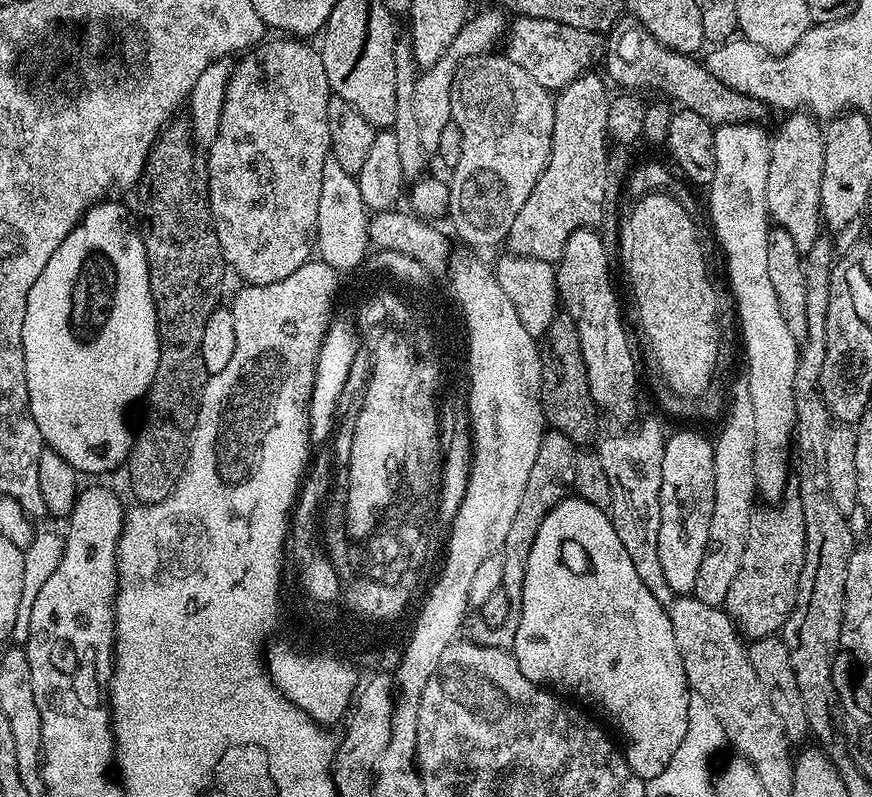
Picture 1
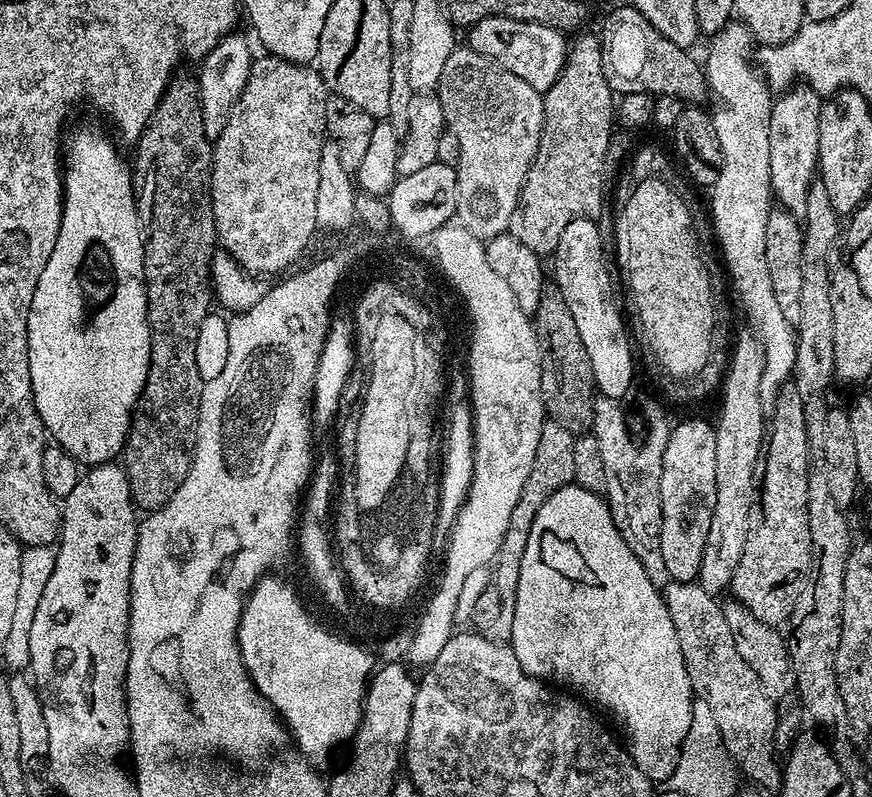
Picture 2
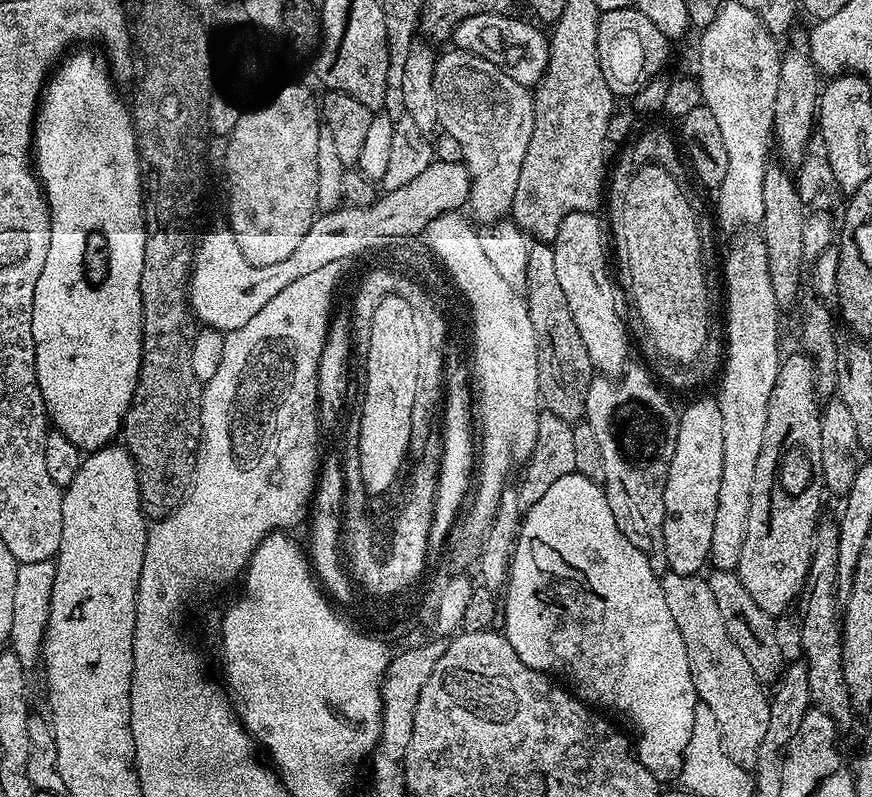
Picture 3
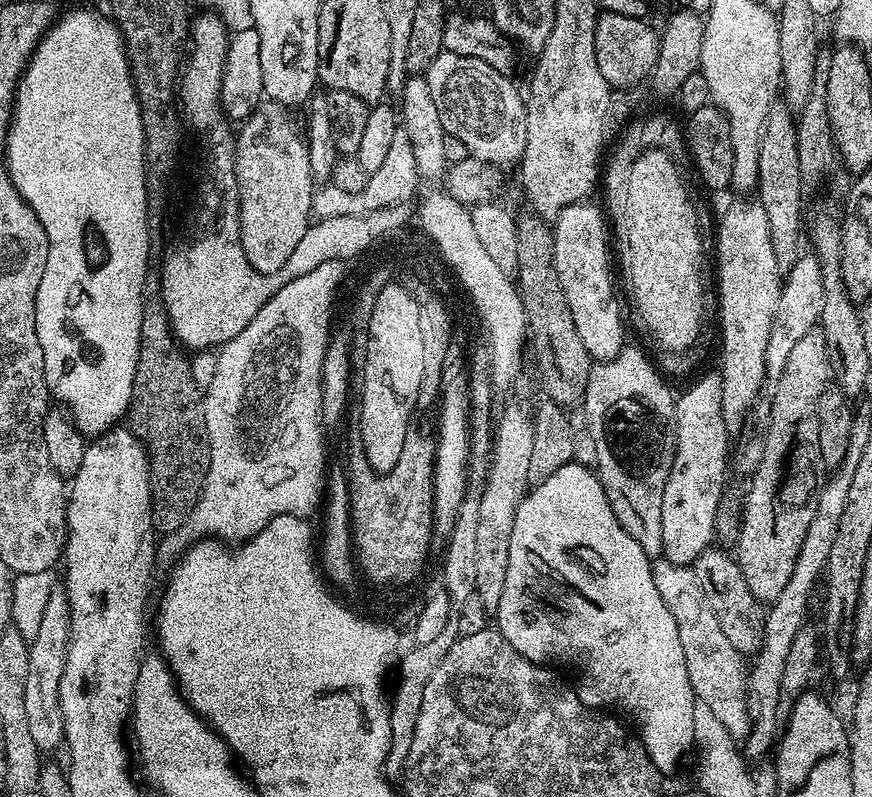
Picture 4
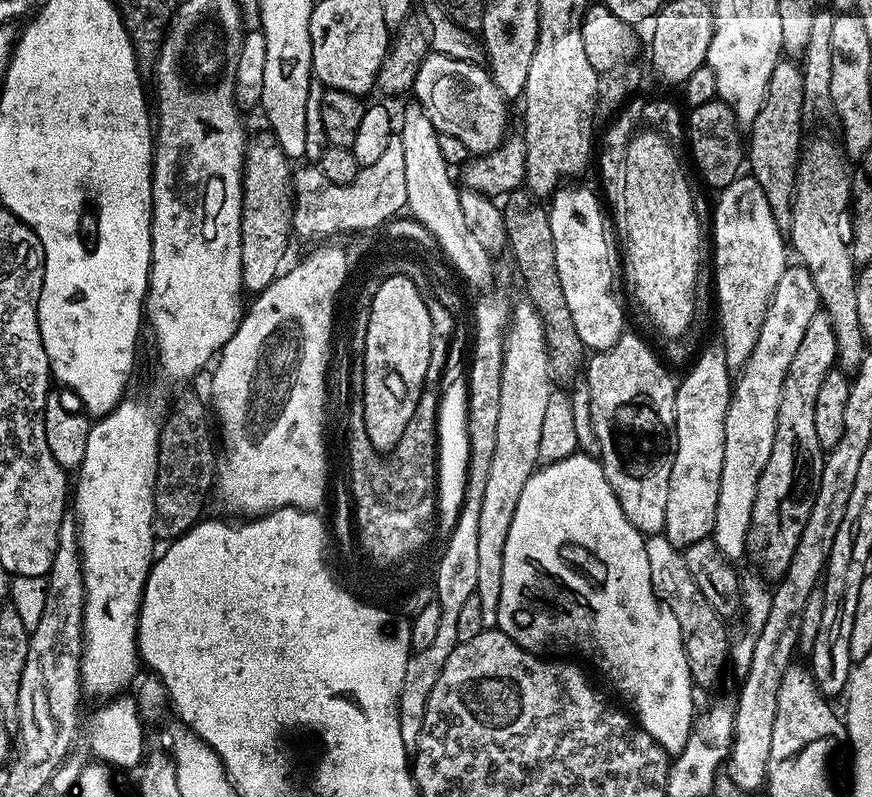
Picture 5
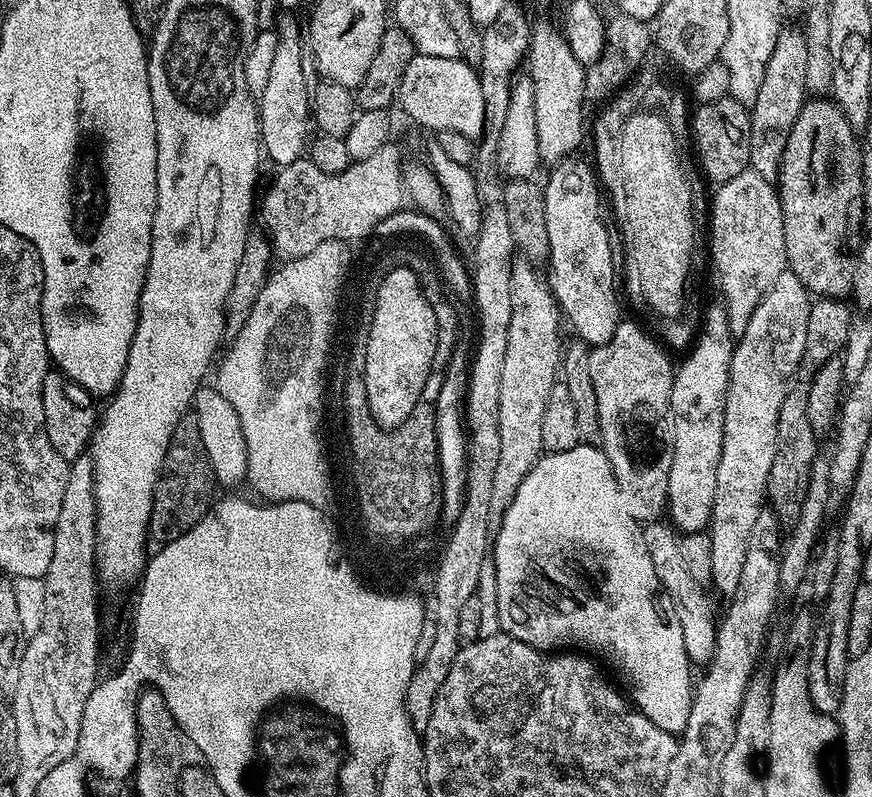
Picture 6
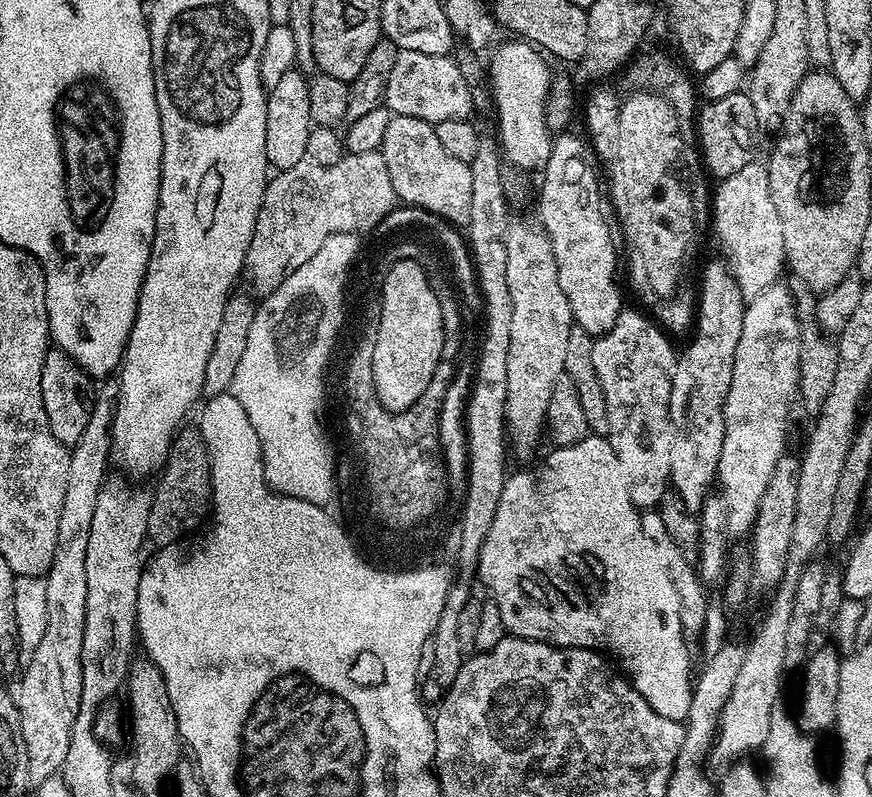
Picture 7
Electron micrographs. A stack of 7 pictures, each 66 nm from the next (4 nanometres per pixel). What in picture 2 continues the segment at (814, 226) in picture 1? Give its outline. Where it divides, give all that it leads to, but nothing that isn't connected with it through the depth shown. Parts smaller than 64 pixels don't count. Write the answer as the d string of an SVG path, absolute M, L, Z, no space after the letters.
M800 82L779 93L770 110L770 182L775 203L797 218L808 214L808 195L817 171L818 130L820 129L819 92Z

